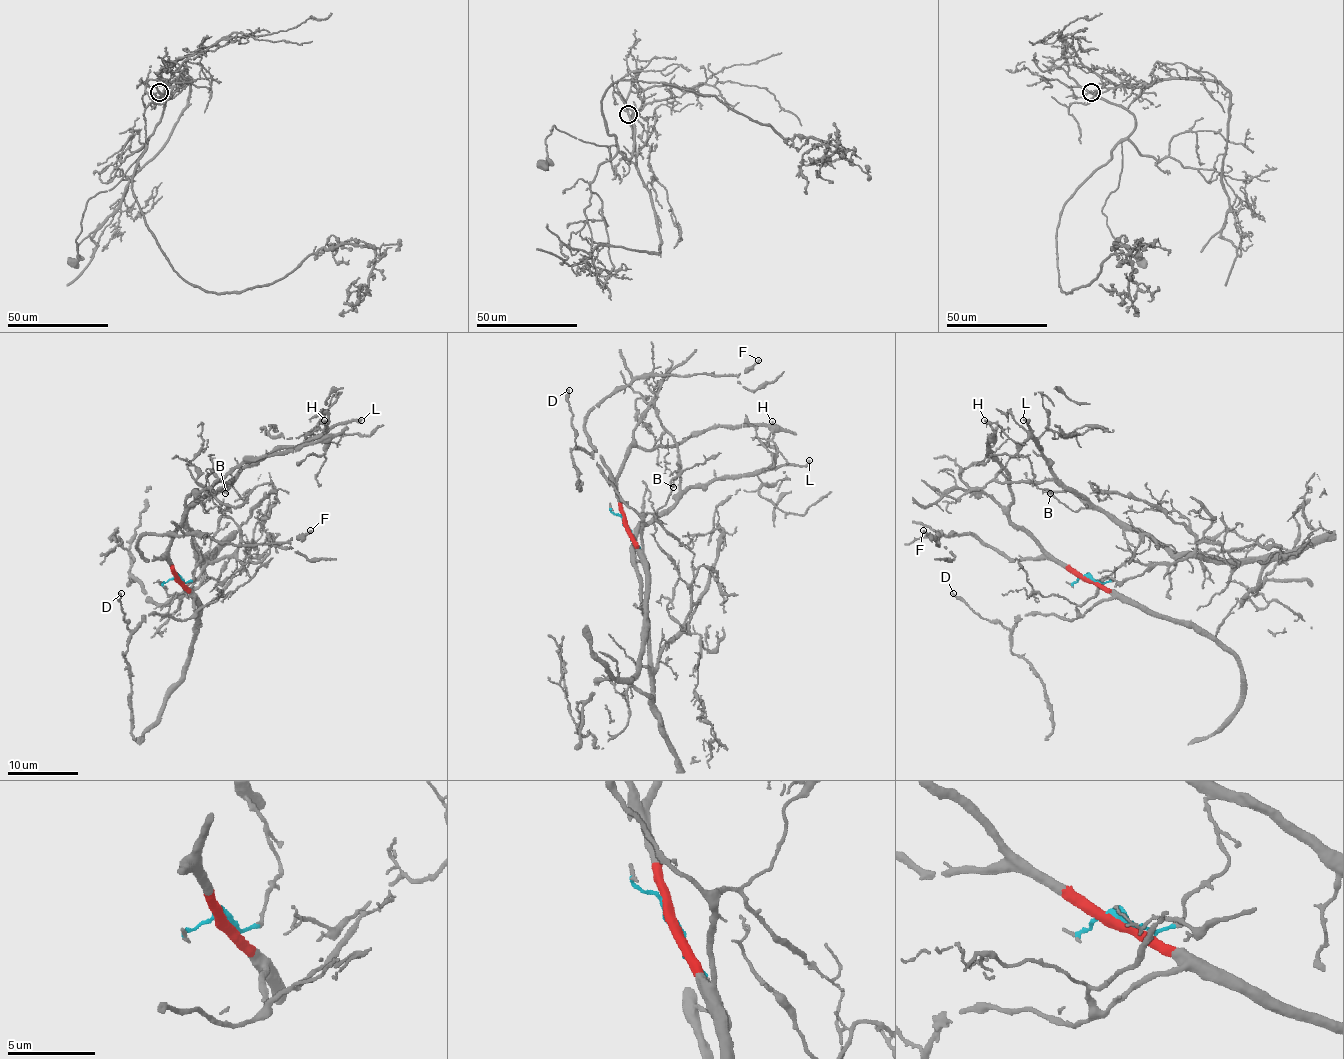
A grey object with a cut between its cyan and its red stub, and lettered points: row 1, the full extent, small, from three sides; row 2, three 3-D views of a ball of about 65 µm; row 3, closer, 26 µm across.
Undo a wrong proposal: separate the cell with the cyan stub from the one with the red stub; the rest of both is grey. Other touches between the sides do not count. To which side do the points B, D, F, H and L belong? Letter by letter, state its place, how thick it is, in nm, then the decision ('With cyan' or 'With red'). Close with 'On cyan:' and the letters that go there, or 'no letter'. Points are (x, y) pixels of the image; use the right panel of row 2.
B: Place: (1050, 493). Thickness 130 nm. With cyan
D: Place: (953, 593). Thickness 200 nm. With red
F: Place: (923, 530). Thickness 220 nm. With red
H: Place: (984, 420). Thickness 360 nm. With cyan
L: Place: (1023, 420). Thickness 280 nm. With cyan
On cyan: B, H, L

